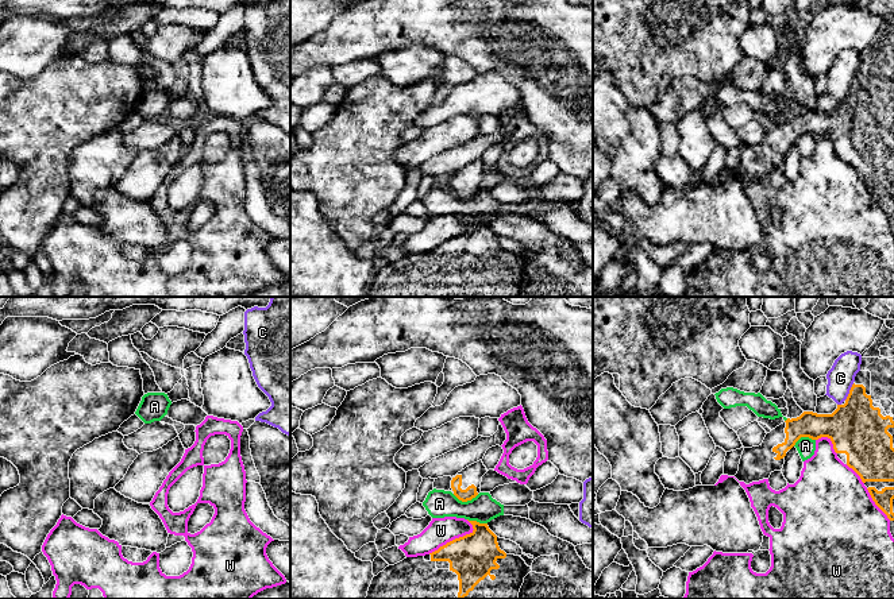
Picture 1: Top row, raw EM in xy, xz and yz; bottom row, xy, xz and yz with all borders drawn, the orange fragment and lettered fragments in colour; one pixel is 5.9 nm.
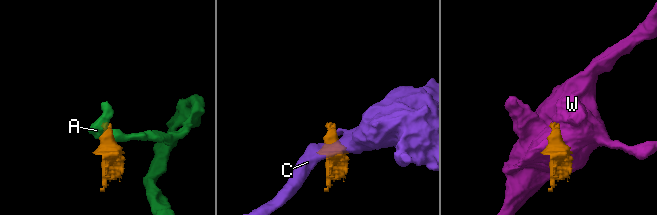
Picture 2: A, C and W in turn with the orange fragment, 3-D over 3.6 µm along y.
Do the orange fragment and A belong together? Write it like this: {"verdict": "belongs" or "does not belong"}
{"verdict": "does not belong"}

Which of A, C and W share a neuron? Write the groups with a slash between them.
A / C / W

